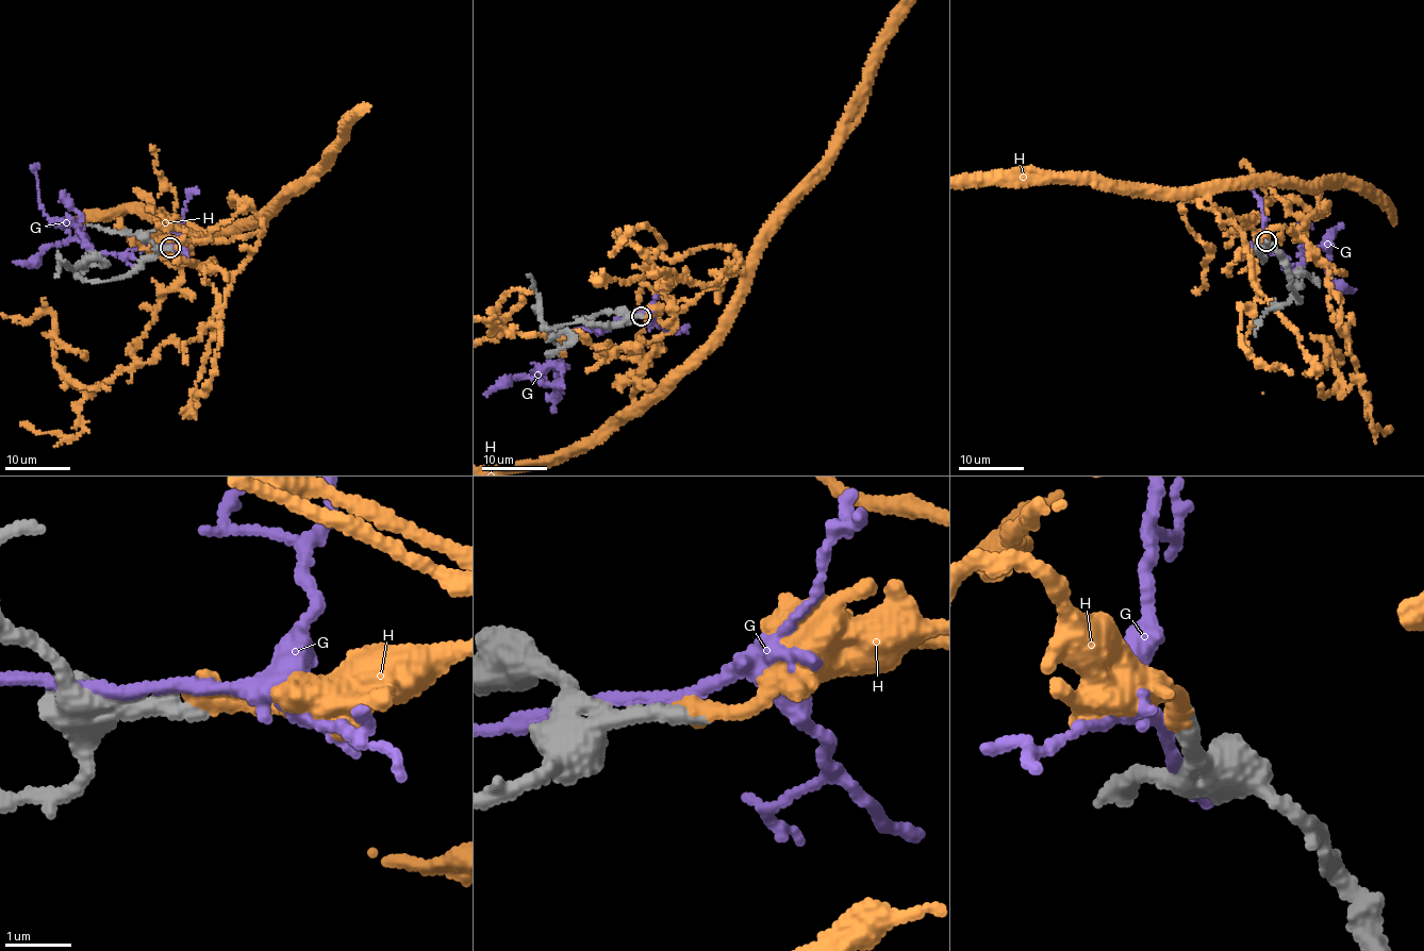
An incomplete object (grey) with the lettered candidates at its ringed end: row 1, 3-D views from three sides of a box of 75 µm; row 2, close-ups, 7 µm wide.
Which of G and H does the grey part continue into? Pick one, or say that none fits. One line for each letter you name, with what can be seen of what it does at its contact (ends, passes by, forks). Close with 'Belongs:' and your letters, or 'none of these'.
H: It ends there
Belongs: H

